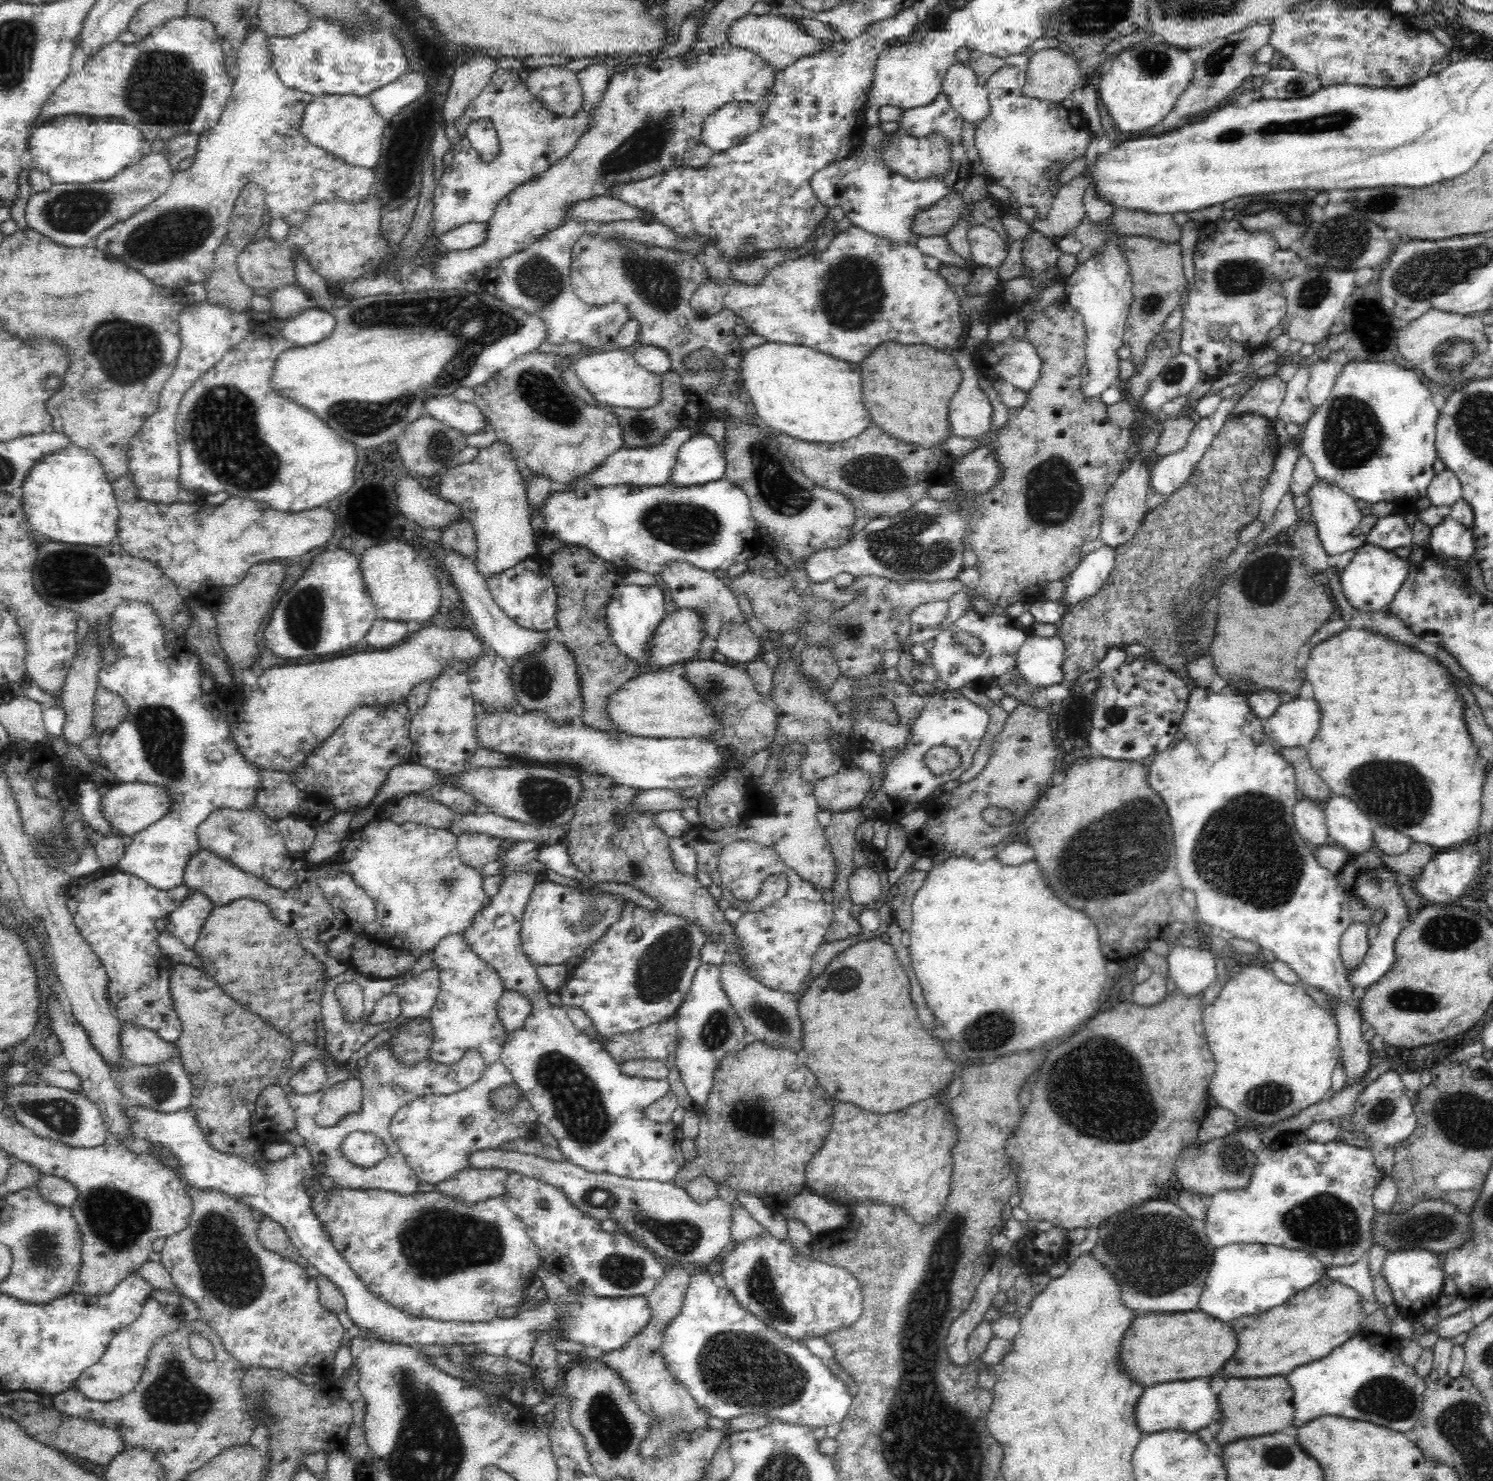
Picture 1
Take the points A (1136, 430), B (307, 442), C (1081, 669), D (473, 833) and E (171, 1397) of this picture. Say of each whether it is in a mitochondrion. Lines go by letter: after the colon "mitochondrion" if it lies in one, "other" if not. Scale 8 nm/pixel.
A: other
B: other
C: other
D: other
E: mitochondrion

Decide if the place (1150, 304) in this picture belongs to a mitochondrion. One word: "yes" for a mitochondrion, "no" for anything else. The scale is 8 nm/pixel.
yes

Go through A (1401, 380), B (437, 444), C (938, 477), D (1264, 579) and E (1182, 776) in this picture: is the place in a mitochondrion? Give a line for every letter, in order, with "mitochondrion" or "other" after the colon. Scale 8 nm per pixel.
A: other
B: mitochondrion
C: mitochondrion
D: mitochondrion
E: other

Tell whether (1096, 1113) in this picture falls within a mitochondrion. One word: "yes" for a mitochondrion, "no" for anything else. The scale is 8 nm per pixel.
yes

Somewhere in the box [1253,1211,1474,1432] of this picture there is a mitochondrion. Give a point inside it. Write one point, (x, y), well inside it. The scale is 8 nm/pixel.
(1385, 1397)

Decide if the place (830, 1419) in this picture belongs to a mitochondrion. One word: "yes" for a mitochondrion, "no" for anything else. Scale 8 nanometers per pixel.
no

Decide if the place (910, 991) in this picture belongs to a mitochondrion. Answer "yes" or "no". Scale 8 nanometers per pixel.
no

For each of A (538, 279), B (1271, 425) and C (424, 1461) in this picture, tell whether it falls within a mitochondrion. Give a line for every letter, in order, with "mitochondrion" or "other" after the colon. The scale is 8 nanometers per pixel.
A: mitochondrion
B: other
C: mitochondrion

